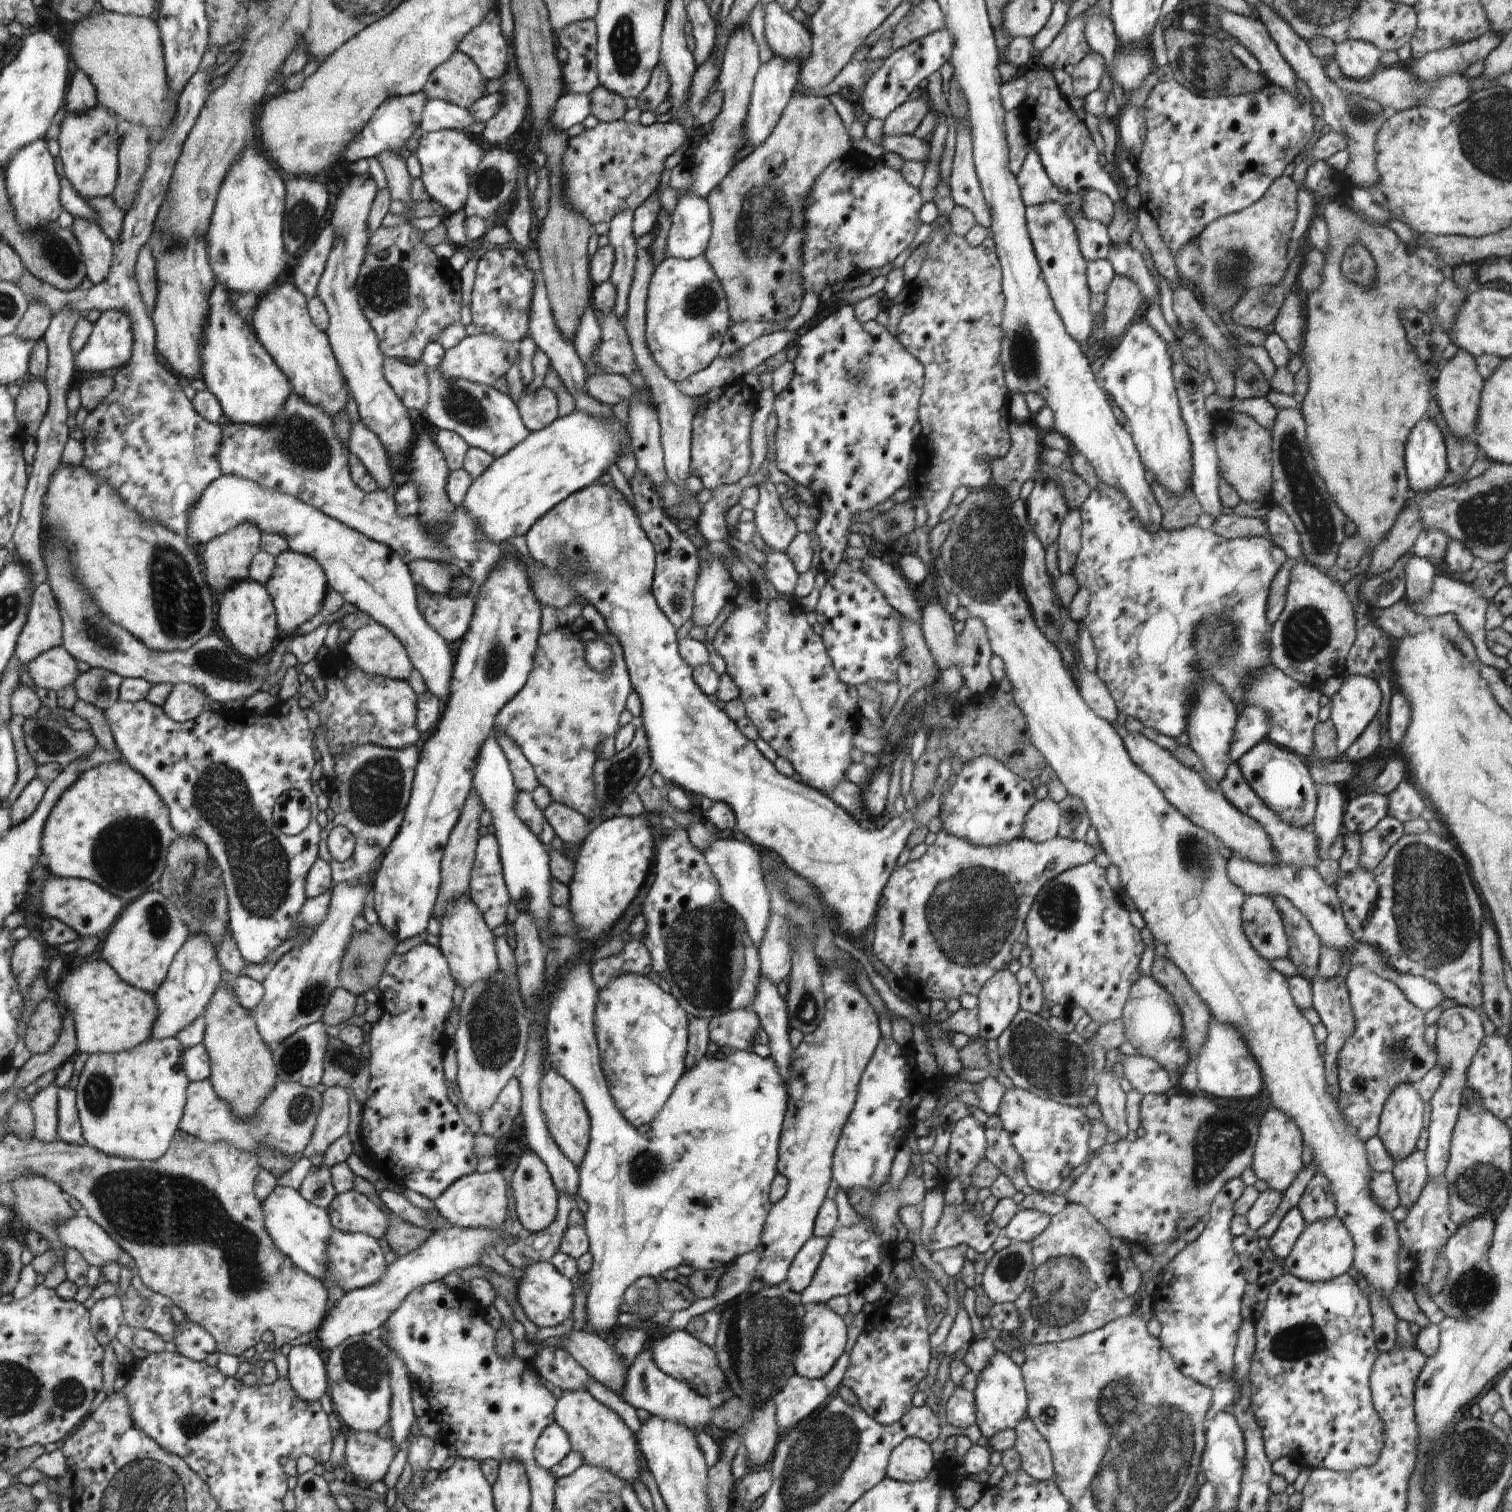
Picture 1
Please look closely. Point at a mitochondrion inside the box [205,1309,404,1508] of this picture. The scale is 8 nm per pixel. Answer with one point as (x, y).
(363, 1366)

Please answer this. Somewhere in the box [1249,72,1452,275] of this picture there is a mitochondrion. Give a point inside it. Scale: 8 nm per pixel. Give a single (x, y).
(1359, 112)

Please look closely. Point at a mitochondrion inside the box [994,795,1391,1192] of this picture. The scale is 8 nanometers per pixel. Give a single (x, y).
(1034, 1053)

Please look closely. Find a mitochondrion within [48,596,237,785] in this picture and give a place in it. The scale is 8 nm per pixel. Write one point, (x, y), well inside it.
(98, 631)

